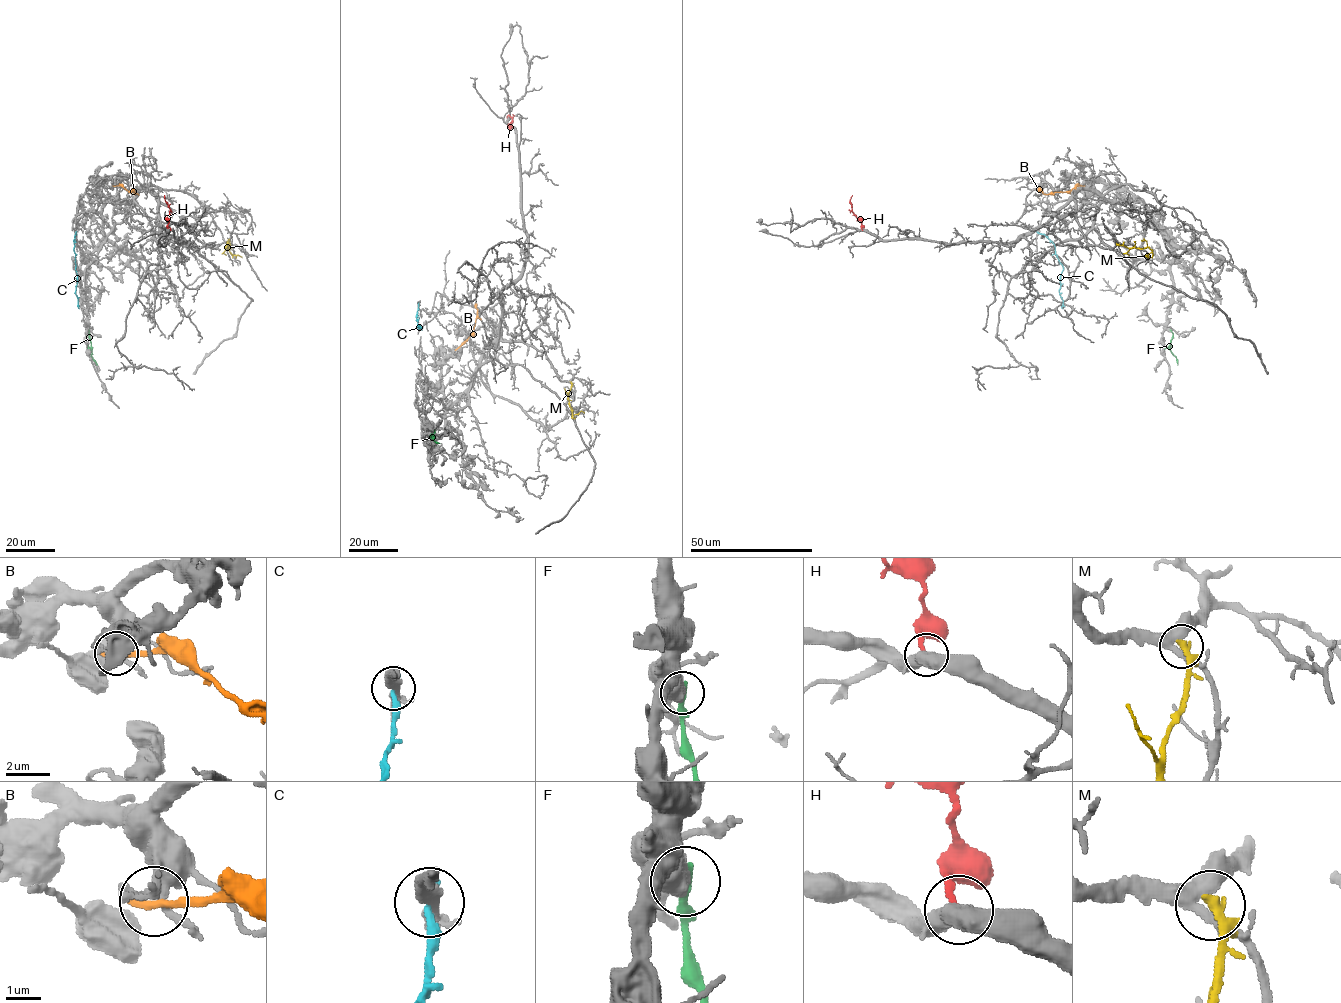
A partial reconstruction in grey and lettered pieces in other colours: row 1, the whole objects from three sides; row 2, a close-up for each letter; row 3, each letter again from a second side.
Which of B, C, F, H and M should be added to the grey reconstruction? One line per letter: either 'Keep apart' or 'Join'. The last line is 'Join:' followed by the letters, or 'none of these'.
B: Keep apart
C: Keep apart
F: Keep apart
H: Keep apart
M: Keep apart
Join: none of these

